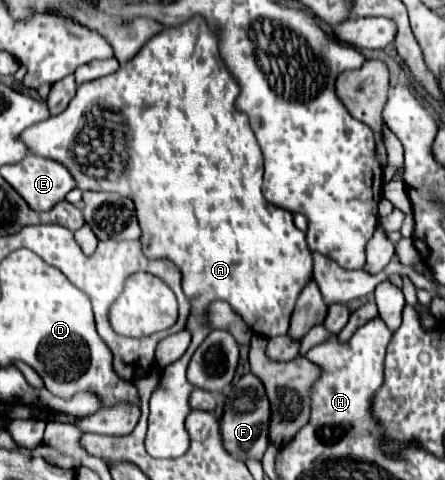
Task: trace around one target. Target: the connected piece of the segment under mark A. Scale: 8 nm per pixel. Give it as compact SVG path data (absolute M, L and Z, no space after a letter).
M195 16L179 28L165 28L153 36L139 54L117 72L81 84L75 98L61 114L33 124L23 132L23 136L19 136L23 144L31 148L31 154L39 154L67 166L79 190L117 192L133 200L141 226L143 256L149 260L167 258L183 276L183 292L191 300L191 316L185 328L193 338L187 352L163 368L159 384L151 394L149 436L145 440L145 448L153 458L179 458L189 448L185 418L191 412L189 394L193 392L193 386L187 382L185 370L193 352L211 332L207 326L207 308L211 302L227 302L257 336L283 336L287 334L289 318L301 290L313 278L313 256L307 248L305 234L293 226L293 214L269 204L261 194L263 154L253 136L247 114L233 106L237 96L239 86L219 56L215 34L207 28L201 16Z

